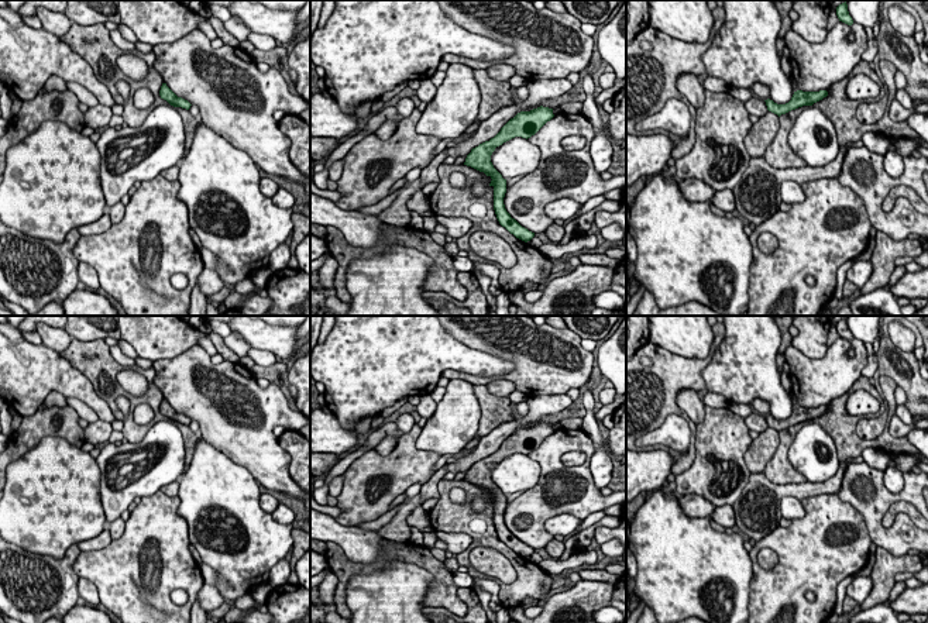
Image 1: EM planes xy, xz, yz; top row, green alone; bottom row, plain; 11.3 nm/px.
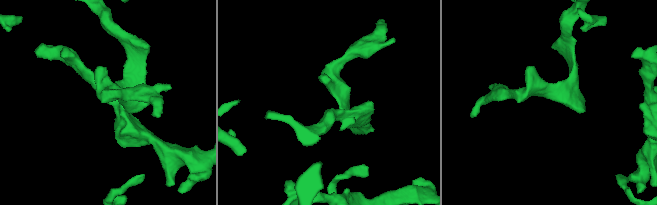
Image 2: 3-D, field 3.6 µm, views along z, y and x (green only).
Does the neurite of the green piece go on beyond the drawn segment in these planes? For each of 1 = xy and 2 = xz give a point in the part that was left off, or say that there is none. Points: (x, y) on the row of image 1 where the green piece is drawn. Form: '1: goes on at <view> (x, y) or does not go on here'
1: does not go on here
2: does not go on here

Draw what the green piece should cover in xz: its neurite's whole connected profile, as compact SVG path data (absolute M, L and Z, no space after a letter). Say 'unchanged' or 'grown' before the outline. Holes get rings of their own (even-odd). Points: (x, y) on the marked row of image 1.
unchanged; M537 107L530 111L520 111L513 118L511 118L501 131L491 138L472 148L467 155L464 165L471 166L480 172L484 172L492 180L489 186L494 187L494 210L496 218L502 227L505 227L511 234L516 238L527 242L535 237L535 233L522 227L511 214L506 211L503 204L503 197L506 193L506 179L494 168L491 162L491 155L496 147L503 142L515 138L530 138L535 135L547 121L554 117L553 109L549 107Z

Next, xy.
unchanged; M162 83L161 90L159 90L161 99L166 100L171 106L173 107L182 107L189 110L190 103L182 97L178 97L168 86L166 83Z

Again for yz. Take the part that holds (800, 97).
unchanged; M797 90L797 92L794 92L791 100L786 104L777 104L770 99L767 99L764 101L766 101L767 110L780 117L781 114L786 114L786 113L795 110L798 107L812 106L814 103L822 100L826 96L828 96L826 90L819 90L819 92Z

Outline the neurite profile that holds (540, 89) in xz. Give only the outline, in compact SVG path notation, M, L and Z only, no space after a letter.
M536 79L527 85L529 97L522 103L515 103L494 113L488 120L481 121L478 130L468 140L457 142L454 158L465 156L472 148L494 138L501 128L520 111L530 111L542 106L544 100L556 99L570 92L573 83L566 79Z

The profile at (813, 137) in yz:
M810 106L795 118L788 132L788 145L807 166L825 166L839 152L834 123L817 107Z

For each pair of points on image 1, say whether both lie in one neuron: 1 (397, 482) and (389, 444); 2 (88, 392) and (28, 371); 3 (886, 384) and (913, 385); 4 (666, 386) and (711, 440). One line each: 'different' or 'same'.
1: different
2: same
3: different
4: different

